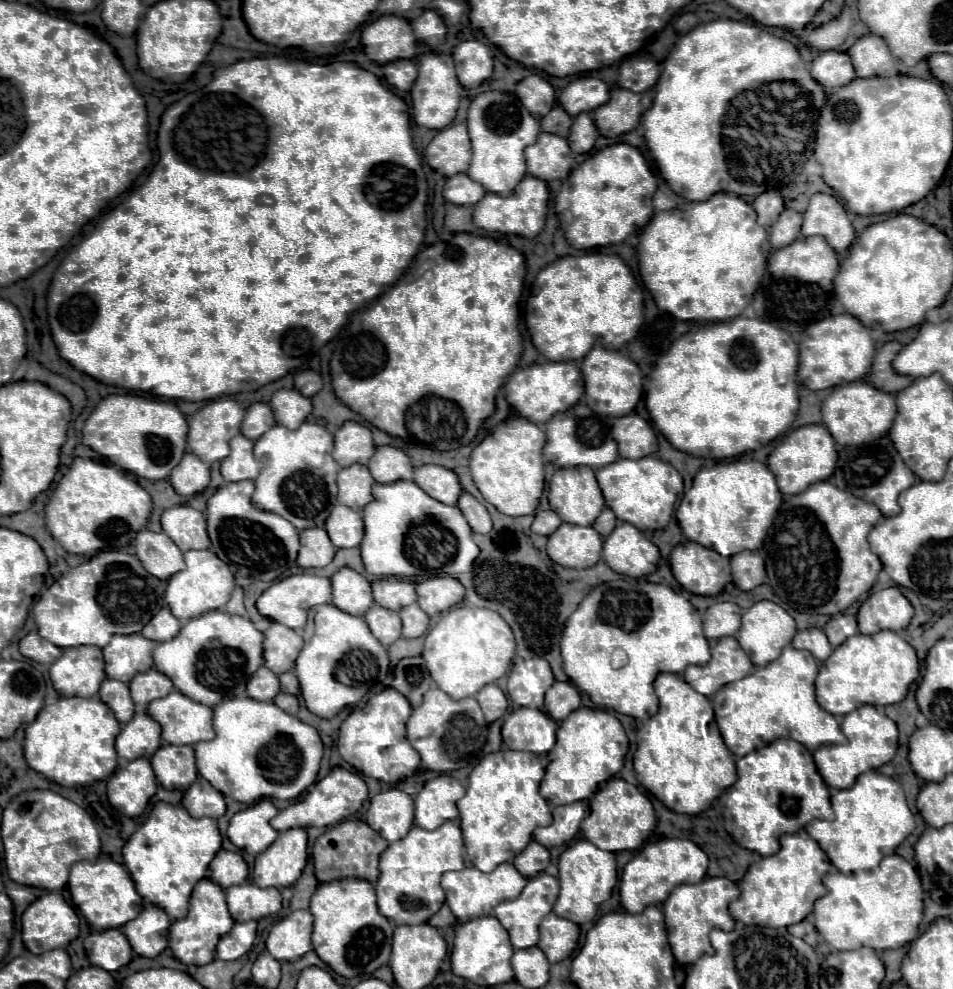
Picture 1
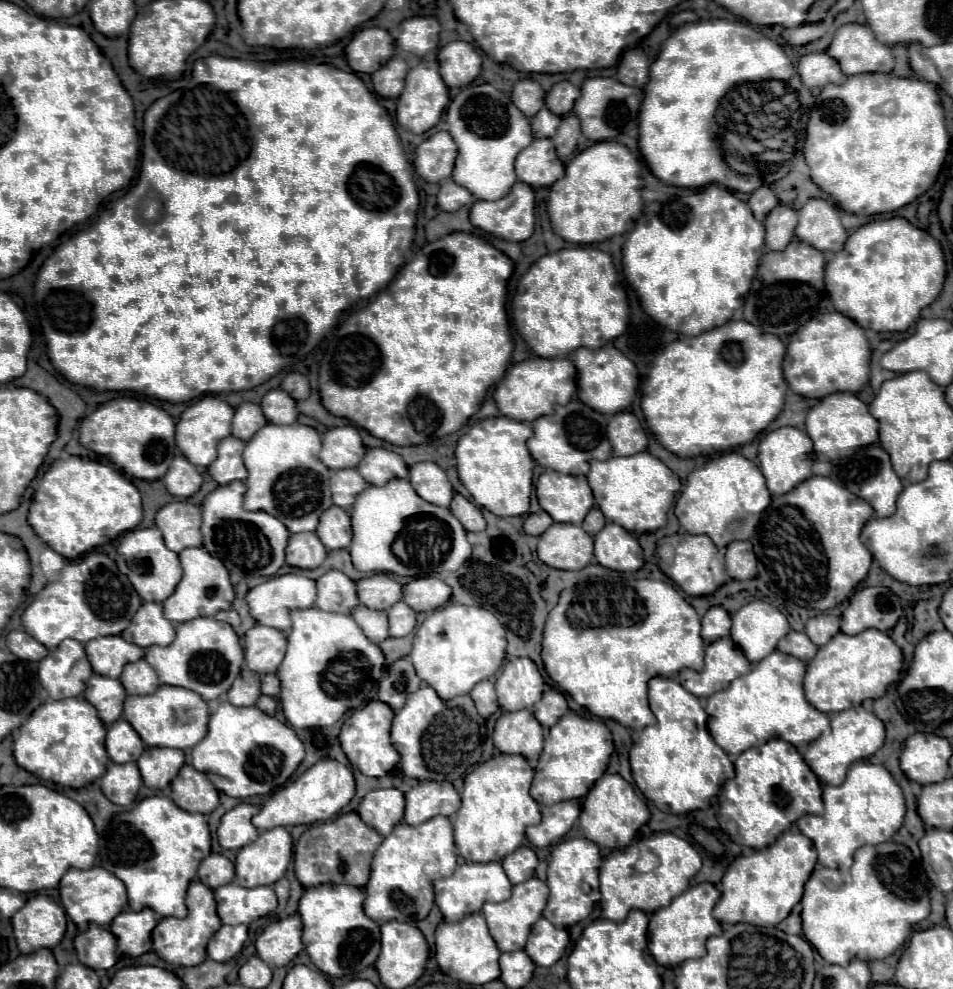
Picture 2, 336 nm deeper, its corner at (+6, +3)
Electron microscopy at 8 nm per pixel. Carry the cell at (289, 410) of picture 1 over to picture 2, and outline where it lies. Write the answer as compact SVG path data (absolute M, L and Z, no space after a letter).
M273 389L265 393L261 401L261 409L269 419L269 423L275 423L275 425L291 425L297 421L297 415L299 415L295 401L283 389Z

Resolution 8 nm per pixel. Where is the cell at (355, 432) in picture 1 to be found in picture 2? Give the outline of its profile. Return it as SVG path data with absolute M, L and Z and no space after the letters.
M333 427L323 435L323 449L319 457L329 469L357 467L363 455L365 445L355 427Z

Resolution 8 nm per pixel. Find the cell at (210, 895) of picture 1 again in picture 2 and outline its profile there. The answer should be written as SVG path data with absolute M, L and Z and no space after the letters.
M193 881L187 889L187 917L177 919L177 917L165 917L157 923L153 929L153 951L171 965L181 965L181 967L193 967L199 965L205 959L205 947L211 939L211 935L221 927L221 921L215 911L215 899L213 891L203 885L201 881Z

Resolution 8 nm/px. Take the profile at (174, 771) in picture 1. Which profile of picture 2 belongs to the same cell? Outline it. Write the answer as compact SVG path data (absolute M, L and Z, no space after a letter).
M147 747L145 753L141 753L141 757L137 759L143 783L149 789L165 789L183 765L185 755L181 749Z

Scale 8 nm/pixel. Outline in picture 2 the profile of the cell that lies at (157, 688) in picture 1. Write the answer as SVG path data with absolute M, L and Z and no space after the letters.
M141 659L135 663L125 665L119 681L123 683L127 695L145 695L145 693L155 693L159 687L159 679L157 673L153 671L153 667Z

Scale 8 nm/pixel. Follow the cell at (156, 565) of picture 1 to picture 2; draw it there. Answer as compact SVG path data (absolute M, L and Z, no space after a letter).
M157 527L149 529L133 529L127 531L117 547L117 565L121 573L125 573L131 581L131 585L137 589L139 597L143 601L165 601L169 593L177 587L177 581L181 581L181 563L177 553L169 551L163 543L163 535Z

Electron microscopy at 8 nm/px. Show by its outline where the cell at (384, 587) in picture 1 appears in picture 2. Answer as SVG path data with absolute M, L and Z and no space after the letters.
M377 573L357 581L357 597L369 609L387 611L389 607L403 599L401 589L403 587L385 573Z

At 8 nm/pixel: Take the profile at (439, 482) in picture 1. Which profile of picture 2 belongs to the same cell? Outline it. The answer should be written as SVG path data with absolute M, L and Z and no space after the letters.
M417 463L409 471L409 481L419 497L425 501L449 507L453 499L453 487L445 475L445 471L437 463Z

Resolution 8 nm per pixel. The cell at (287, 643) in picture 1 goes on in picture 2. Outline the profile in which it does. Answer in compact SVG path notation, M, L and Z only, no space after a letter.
M255 625L245 633L243 649L247 669L251 669L257 675L275 673L285 657L287 637L273 627Z

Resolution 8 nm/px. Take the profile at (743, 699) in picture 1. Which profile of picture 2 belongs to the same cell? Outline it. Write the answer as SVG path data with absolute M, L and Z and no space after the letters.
M773 651L753 665L745 677L737 677L725 691L707 699L707 727L715 743L729 755L763 745L771 739L783 739L791 745L811 743L831 733L831 715L811 707L803 695L805 665L791 655Z

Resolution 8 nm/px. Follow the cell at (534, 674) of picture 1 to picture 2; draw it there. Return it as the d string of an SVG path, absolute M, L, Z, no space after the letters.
M527 657L507 661L495 681L499 705L505 711L531 709L541 699L543 687L545 683L537 665Z

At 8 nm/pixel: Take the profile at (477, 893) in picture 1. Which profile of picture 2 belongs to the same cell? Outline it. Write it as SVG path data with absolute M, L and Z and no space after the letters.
M463 863L455 869L451 877L437 879L435 883L435 903L443 913L445 921L461 921L471 913L479 913L485 901L507 901L513 885L509 883L501 863Z

